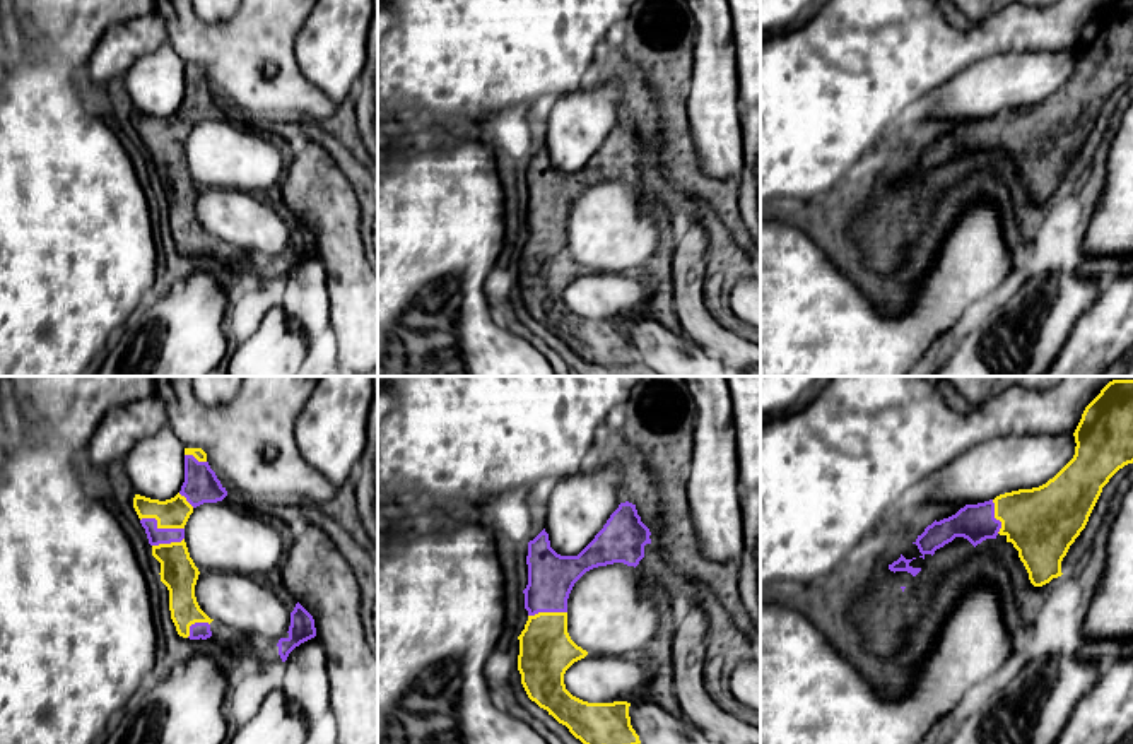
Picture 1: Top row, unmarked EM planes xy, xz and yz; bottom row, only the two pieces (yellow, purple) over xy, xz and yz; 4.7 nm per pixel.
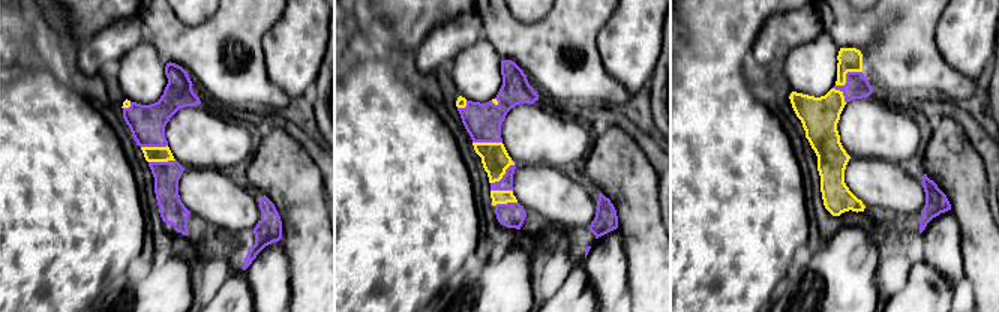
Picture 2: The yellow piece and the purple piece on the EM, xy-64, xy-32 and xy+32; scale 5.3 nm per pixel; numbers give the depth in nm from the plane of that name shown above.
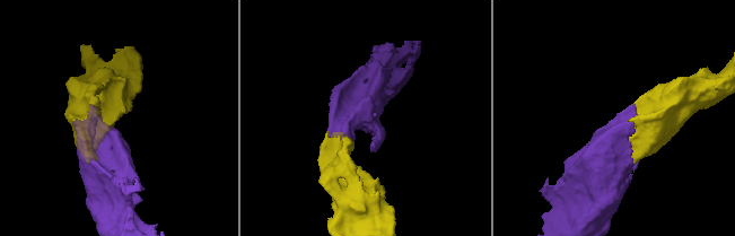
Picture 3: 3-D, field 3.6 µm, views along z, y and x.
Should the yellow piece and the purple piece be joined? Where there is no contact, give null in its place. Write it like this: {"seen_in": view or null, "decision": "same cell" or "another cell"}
{"seen_in": "xy", "decision": "same cell"}

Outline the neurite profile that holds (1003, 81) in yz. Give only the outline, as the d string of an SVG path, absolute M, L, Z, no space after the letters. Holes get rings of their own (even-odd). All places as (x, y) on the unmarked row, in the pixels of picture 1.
M996 53L960 68L935 89L923 121L977 121L1053 96L1075 72L1075 53Z

